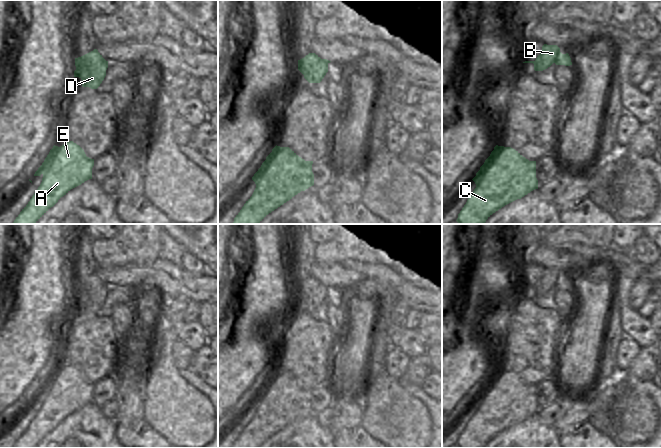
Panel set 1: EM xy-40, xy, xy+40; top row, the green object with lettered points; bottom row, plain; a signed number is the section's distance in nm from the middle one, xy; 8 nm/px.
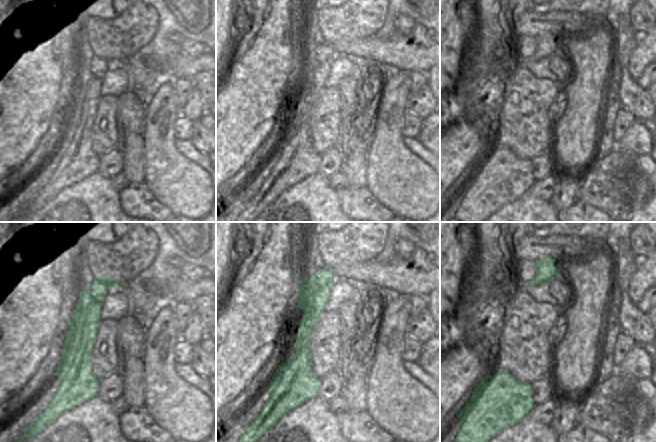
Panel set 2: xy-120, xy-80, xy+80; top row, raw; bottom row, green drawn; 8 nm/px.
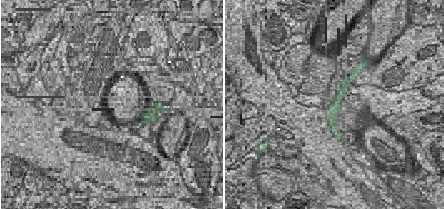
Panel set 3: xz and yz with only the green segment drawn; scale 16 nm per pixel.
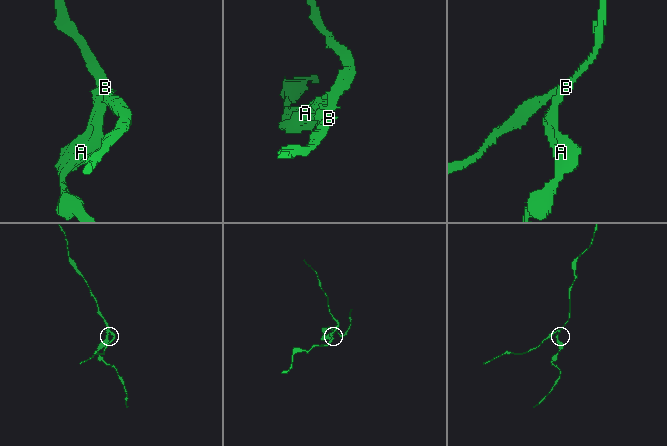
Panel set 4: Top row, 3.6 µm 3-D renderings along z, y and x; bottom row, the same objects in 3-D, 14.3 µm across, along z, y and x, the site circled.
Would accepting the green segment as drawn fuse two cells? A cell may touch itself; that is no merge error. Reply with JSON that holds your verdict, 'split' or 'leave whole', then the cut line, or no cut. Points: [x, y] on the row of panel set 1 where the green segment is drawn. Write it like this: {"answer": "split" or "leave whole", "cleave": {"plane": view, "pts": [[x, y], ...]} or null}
{"answer": "split", "cleave": {"plane": "xy", "pts": [[327, 62], [320, 61], [312, 65], [298, 65]]}}

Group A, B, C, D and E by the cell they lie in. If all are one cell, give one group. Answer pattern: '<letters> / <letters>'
A C D E / B

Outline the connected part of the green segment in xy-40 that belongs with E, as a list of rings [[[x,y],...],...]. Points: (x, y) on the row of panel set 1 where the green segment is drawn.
[[[67,141],[62,146],[53,146],[42,165],[34,176],[43,175],[42,182],[28,204],[16,217],[13,224],[35,224],[58,200],[66,195],[71,189],[92,179],[94,159],[86,156],[84,150],[74,143]]]

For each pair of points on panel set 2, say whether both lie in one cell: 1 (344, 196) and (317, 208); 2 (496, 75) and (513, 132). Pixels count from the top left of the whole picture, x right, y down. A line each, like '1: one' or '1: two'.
1: two
2: one

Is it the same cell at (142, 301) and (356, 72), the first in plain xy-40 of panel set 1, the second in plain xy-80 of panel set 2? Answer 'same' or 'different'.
different

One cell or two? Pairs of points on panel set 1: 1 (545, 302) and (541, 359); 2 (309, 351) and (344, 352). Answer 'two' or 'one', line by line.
1: two
2: two

